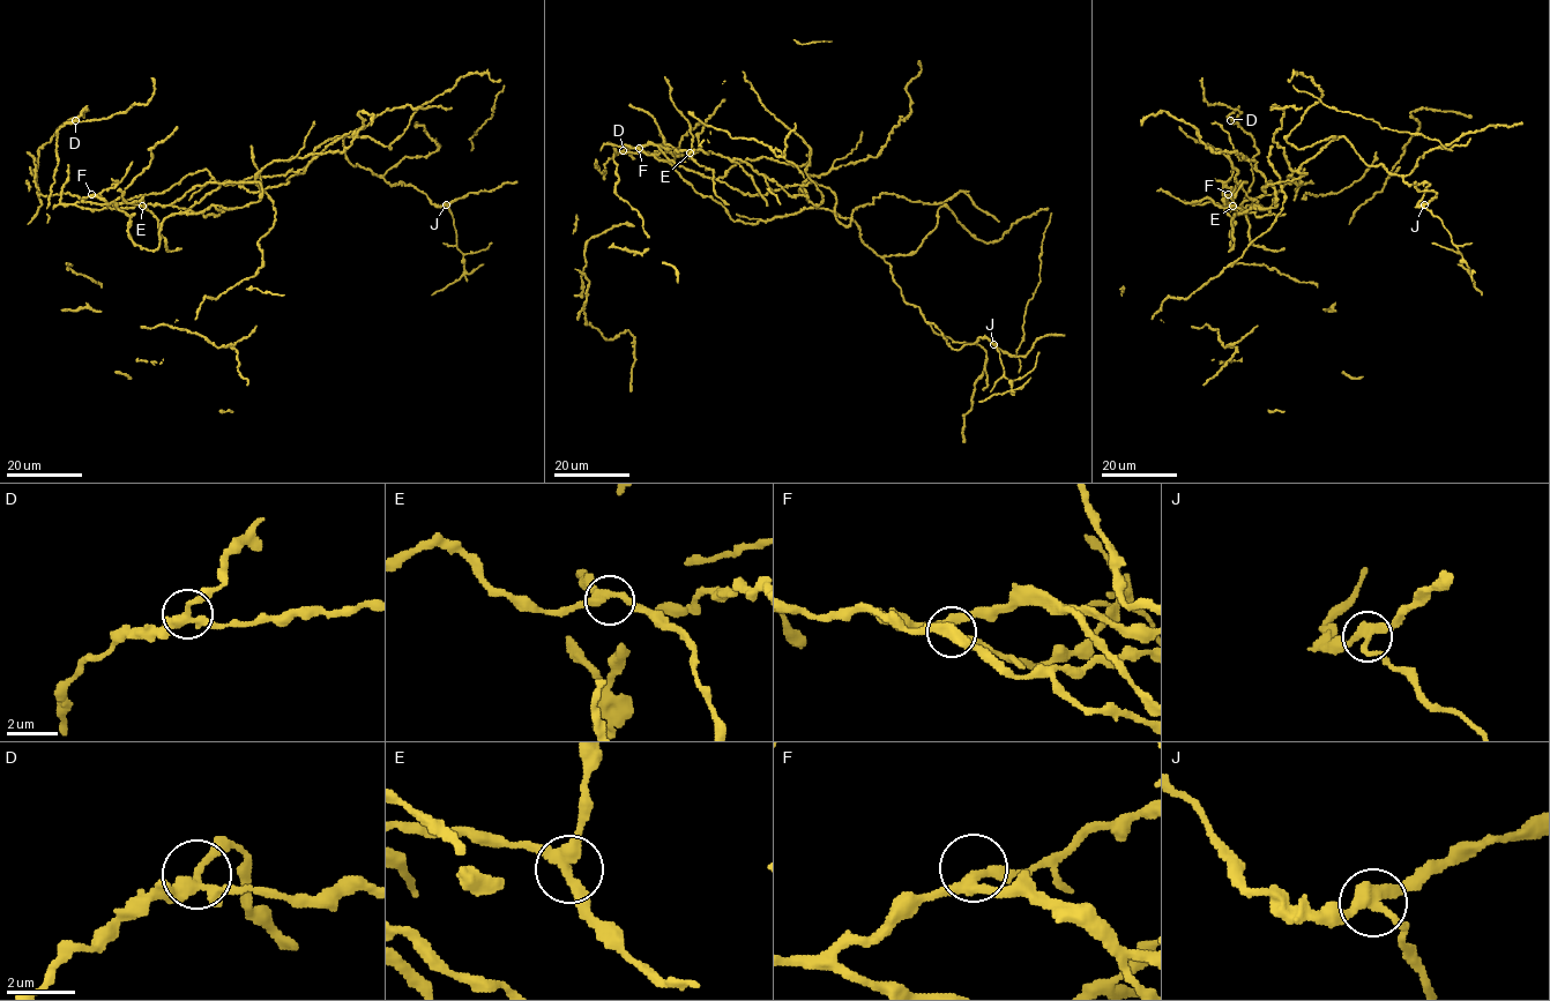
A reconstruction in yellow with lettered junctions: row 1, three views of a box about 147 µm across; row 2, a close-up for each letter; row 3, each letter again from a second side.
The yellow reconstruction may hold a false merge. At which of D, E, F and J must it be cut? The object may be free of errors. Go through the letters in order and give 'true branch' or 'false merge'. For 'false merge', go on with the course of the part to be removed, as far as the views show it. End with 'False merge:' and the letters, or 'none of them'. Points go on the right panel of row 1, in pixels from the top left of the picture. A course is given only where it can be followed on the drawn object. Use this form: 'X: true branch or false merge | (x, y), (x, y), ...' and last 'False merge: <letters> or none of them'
D: true branch
E: true branch
F: true branch
J: false merge | (1424, 206), (1442, 222), (1468, 268), (1474, 285), (1482, 294)
False merge: J

